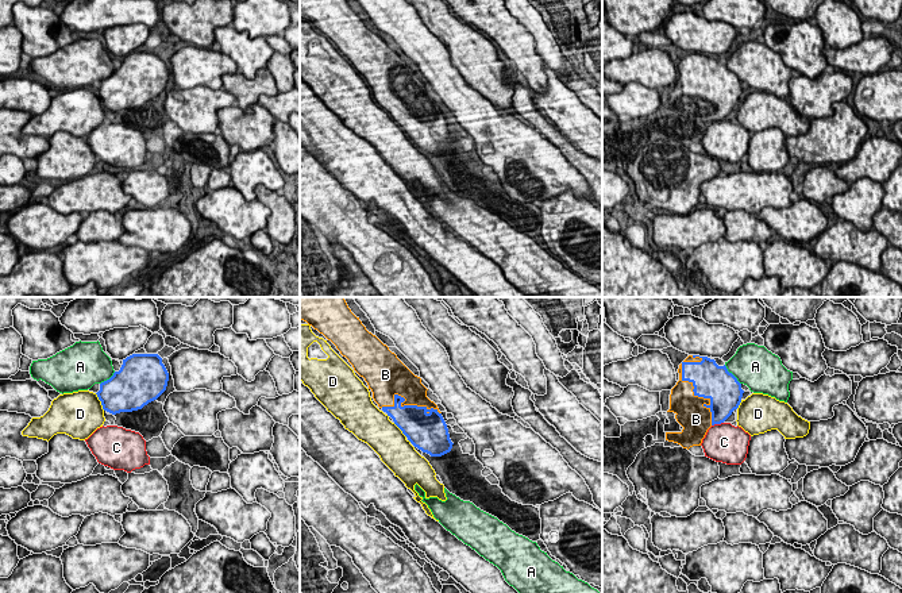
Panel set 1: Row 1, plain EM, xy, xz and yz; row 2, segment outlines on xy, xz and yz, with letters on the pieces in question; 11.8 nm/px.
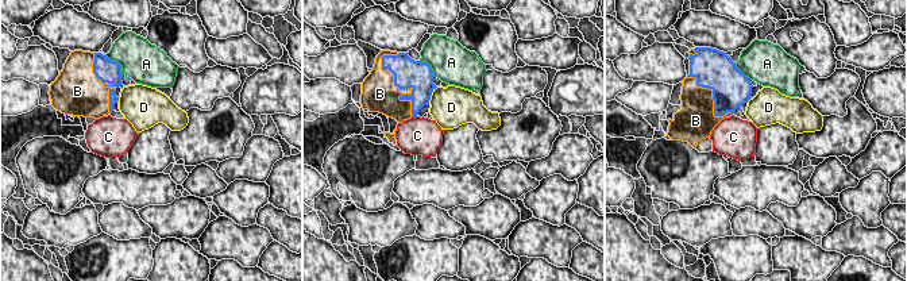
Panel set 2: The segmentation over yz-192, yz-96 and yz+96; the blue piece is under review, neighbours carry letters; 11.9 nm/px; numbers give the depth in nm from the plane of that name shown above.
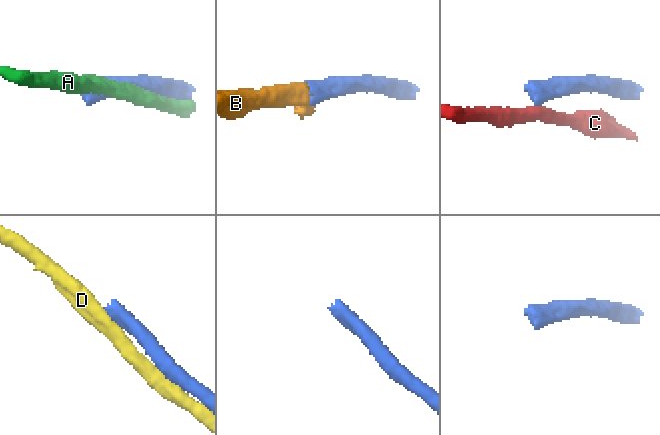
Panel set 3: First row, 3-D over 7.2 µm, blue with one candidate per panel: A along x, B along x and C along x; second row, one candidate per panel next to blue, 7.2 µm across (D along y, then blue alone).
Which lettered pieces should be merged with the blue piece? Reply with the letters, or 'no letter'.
B

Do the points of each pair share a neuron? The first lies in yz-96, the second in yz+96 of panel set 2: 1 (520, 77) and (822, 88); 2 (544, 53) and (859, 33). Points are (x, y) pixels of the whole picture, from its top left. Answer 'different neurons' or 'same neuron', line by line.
1: same neuron
2: different neurons

